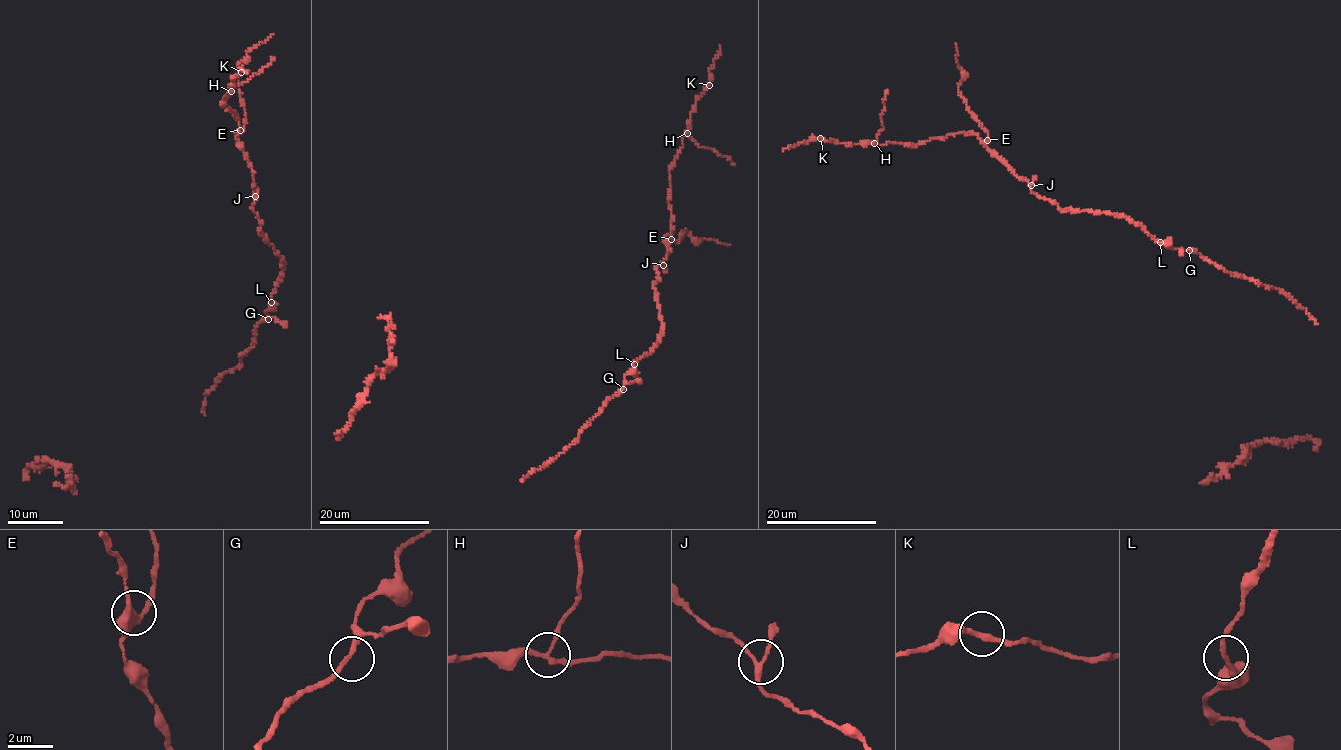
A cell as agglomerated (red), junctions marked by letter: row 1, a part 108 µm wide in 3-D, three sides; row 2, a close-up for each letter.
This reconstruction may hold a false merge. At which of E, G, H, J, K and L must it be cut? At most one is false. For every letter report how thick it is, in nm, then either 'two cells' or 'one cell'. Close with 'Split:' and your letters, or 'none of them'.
E: 340 nm thick; one cell
G: 220 nm thick; one cell
H: 190 nm thick; two cells
J: 200 nm thick; one cell
K: 220 nm thick; one cell
L: 190 nm thick; one cell
Split: H

